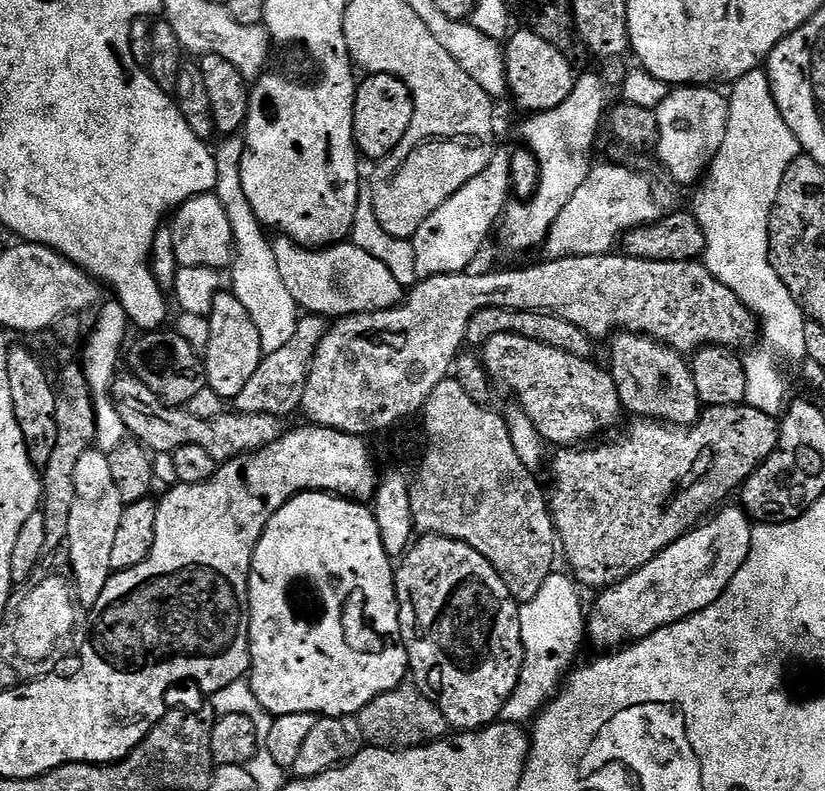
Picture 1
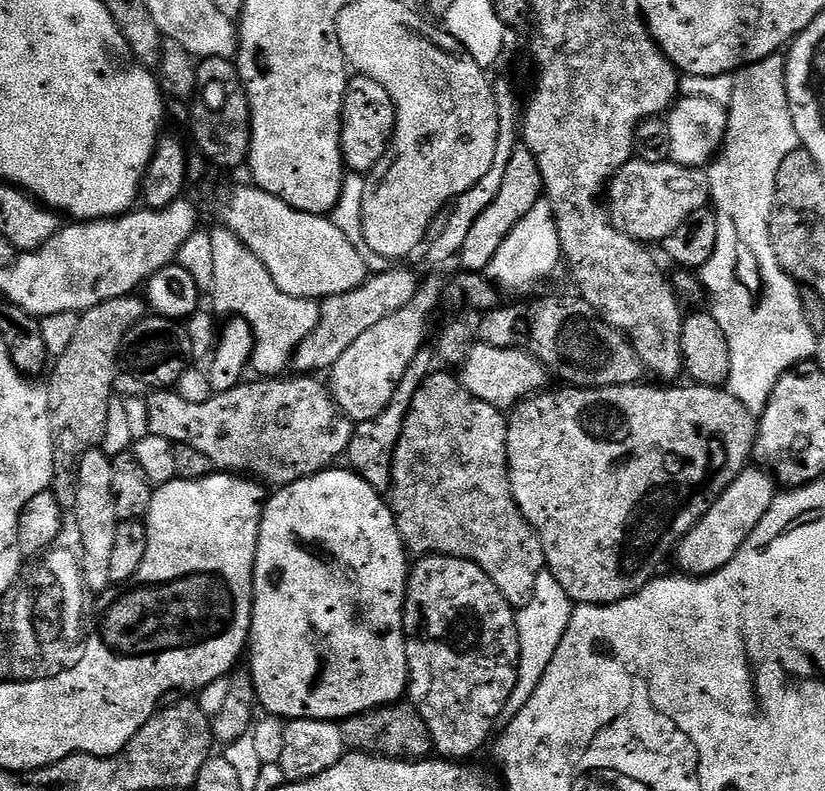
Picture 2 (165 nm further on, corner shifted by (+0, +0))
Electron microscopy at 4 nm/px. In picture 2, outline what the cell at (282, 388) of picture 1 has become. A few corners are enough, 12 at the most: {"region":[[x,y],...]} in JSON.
{"region":[[400,267],[319,301],[291,367],[327,373],[421,281]]}

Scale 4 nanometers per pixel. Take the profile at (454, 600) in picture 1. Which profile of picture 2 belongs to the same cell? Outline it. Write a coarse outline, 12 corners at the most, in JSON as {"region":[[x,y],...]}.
{"region":[[474,562],[408,573],[407,699],[467,761],[518,682],[516,612]]}

